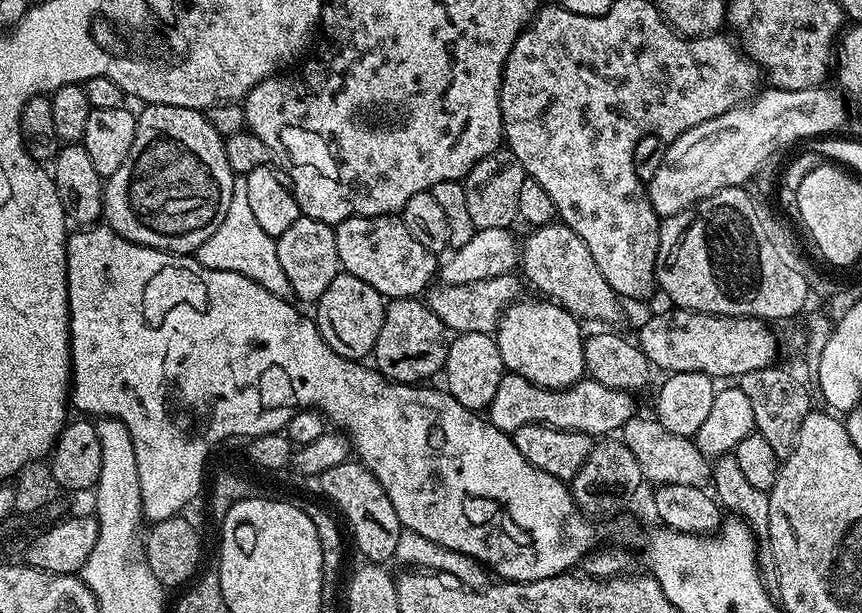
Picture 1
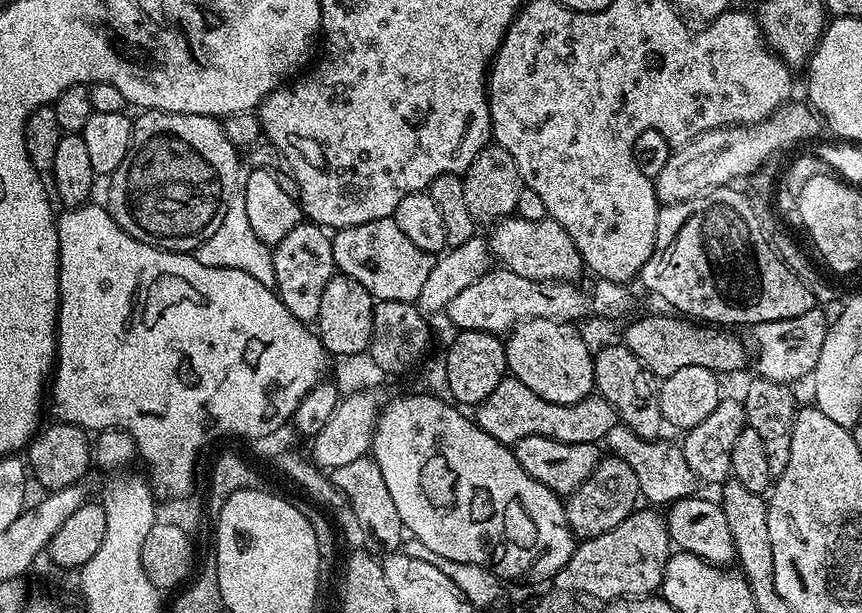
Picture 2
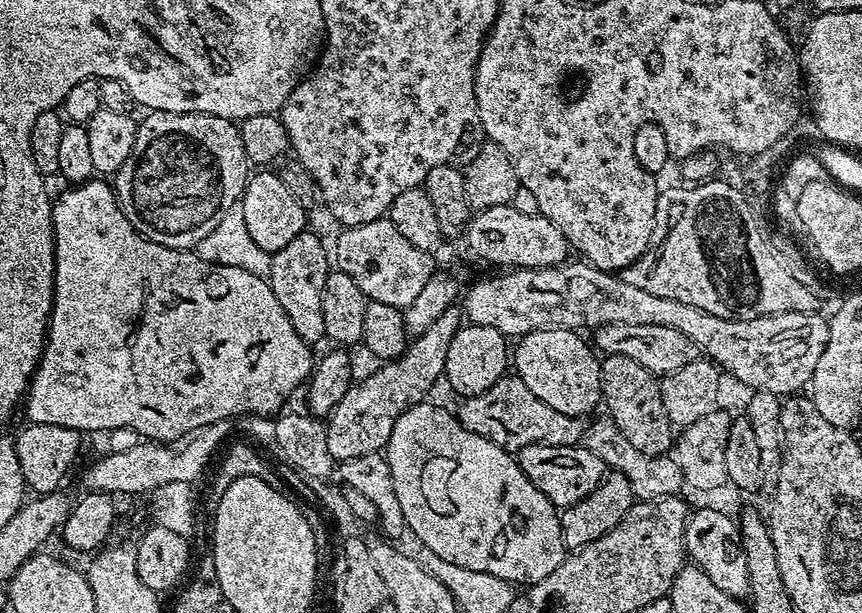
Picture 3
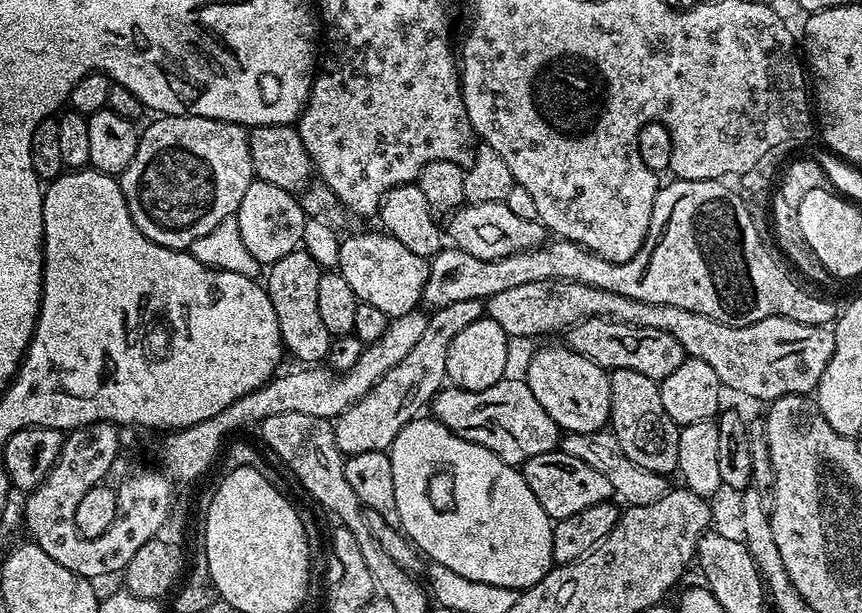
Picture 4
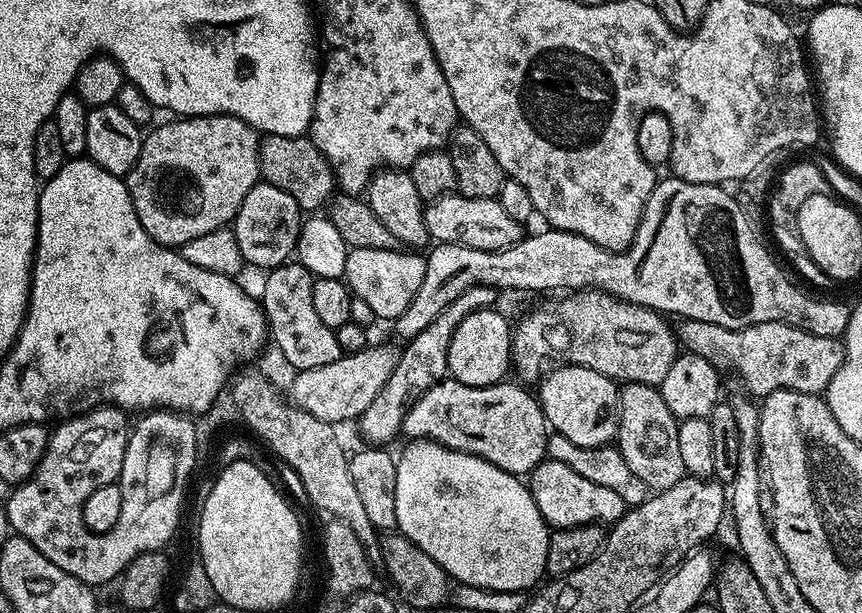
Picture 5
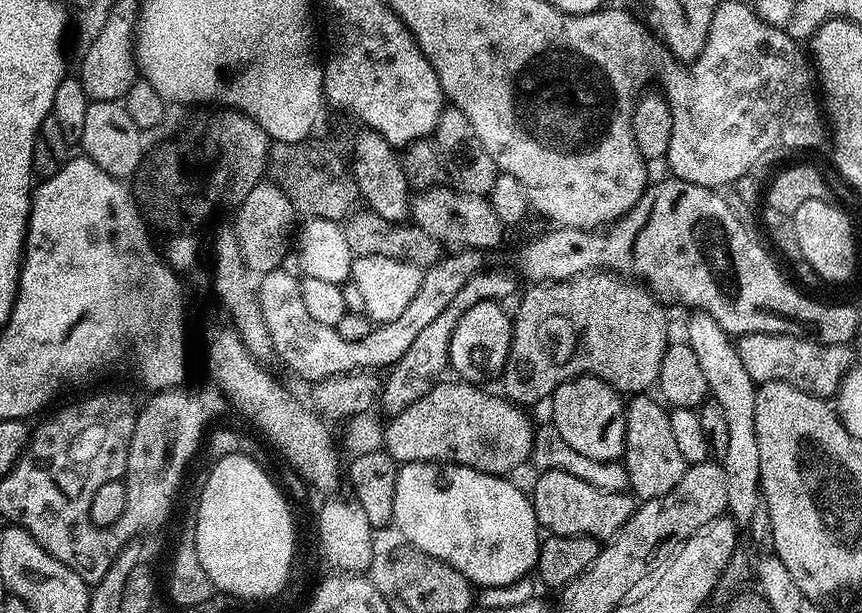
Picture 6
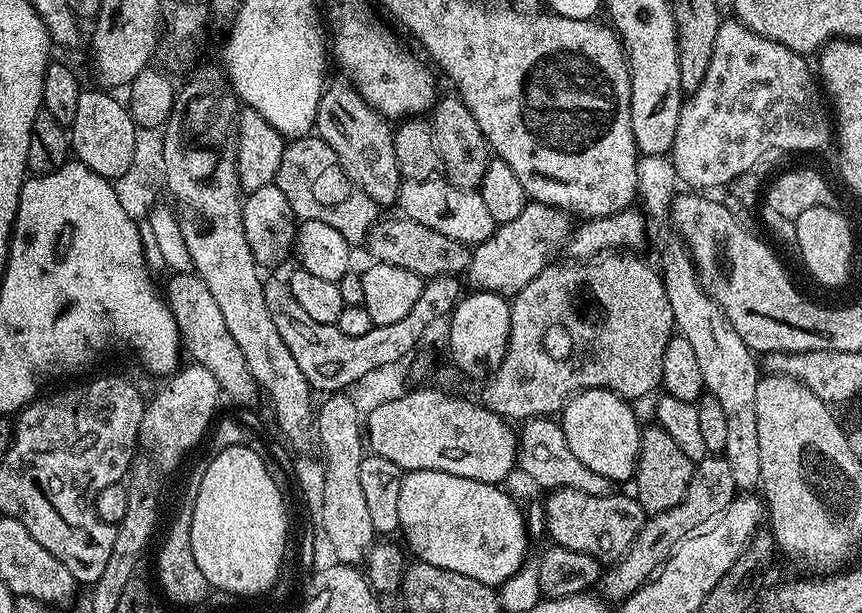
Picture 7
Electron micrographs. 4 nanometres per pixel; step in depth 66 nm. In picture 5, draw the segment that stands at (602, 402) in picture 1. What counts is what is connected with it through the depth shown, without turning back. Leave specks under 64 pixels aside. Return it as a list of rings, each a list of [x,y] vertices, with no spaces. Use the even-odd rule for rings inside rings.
[[[445,378],[434,385],[406,414],[403,435],[412,440],[436,440],[442,446],[452,448],[456,452],[469,452],[502,470],[511,476],[527,477],[545,459],[548,451],[550,425],[540,408],[539,399],[532,396],[527,387],[519,383],[501,382],[490,386],[466,386],[462,382]]]

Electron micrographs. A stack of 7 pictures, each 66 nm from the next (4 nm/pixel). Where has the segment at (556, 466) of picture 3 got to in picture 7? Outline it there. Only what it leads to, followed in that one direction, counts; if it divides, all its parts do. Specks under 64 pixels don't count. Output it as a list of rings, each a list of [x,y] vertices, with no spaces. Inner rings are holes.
[[[558,488],[547,493],[548,501],[542,504],[544,510],[543,525],[548,526],[553,545],[569,548],[572,552],[581,552],[595,556],[601,562],[615,562],[626,554],[634,538],[644,528],[646,513],[644,508],[631,495],[595,496],[573,488]]]

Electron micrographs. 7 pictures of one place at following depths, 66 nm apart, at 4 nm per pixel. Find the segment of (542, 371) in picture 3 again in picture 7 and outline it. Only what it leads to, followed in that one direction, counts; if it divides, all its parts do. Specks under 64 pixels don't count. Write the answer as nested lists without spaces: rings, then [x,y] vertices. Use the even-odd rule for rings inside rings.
[[[583,388],[564,403],[558,416],[560,429],[564,431],[566,446],[594,474],[613,482],[631,481],[636,475],[636,463],[640,457],[640,433],[642,424],[636,421],[631,403],[609,388]]]

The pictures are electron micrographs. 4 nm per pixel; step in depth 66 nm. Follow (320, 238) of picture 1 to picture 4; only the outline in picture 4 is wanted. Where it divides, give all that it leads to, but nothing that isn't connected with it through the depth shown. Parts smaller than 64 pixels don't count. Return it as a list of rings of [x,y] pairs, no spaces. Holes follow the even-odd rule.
[[[305,250],[286,254],[286,258],[278,258],[278,262],[267,269],[268,297],[278,318],[278,328],[284,339],[287,355],[300,360],[296,362],[304,366],[319,365],[327,357],[328,348],[334,339],[322,322],[322,314],[318,314],[318,282],[321,271],[320,264],[314,262],[314,258]]]

